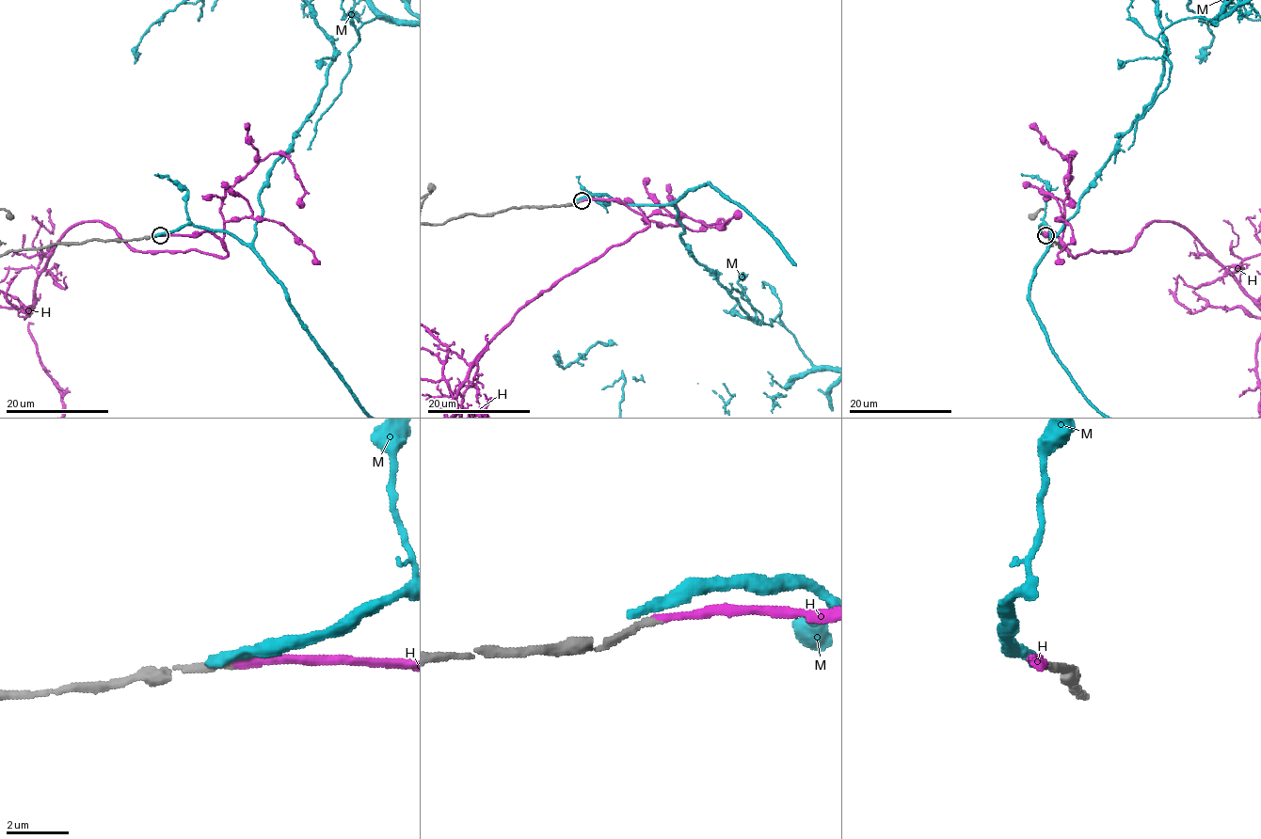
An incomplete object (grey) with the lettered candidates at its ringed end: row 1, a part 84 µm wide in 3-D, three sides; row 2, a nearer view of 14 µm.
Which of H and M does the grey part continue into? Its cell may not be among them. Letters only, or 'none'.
H

